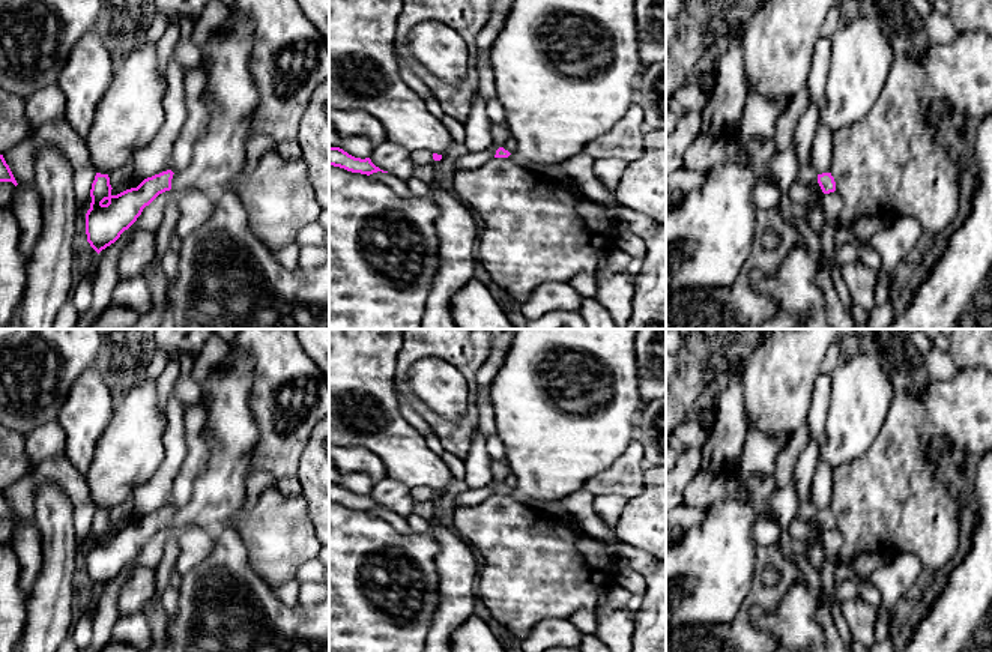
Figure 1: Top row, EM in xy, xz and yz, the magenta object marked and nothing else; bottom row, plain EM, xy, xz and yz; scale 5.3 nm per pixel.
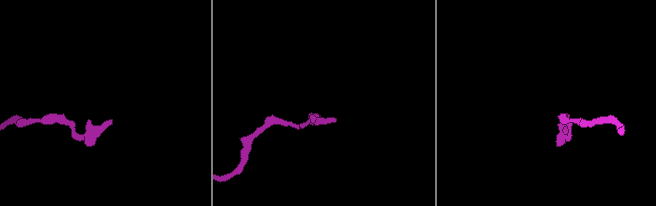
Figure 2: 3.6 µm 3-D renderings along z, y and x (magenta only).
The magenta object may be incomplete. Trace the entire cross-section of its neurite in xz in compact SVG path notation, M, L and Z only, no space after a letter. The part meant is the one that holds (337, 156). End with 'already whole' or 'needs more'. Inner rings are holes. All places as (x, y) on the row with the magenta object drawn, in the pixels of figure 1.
M329 146L329 165L344 168L352 173L373 174L377 171L388 173L376 167L370 158L361 159L349 155L340 147Z; already whole

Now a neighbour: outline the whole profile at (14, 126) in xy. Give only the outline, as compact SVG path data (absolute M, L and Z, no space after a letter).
M0 87L0 155L11 152L29 135L26 98Z

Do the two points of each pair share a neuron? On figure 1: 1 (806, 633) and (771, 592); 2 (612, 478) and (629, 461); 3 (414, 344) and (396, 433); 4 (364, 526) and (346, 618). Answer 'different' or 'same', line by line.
1: different
2: same
3: different
4: same

